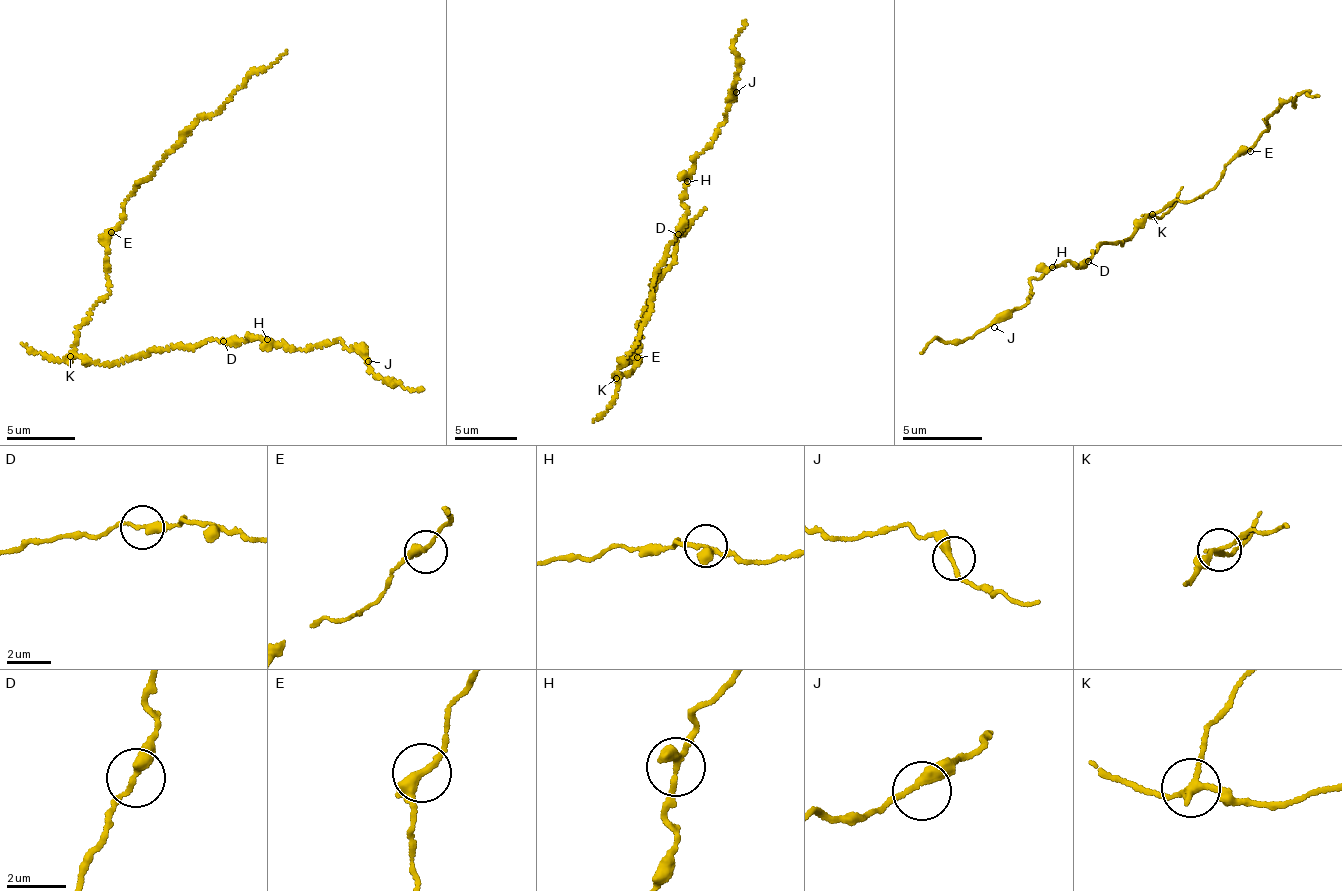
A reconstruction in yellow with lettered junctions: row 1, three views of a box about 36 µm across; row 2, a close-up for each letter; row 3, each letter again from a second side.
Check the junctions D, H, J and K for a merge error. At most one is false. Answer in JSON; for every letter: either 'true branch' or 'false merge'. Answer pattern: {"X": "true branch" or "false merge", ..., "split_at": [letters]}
{"D": "true branch", "H": "true branch", "J": "true branch", "K": "false merge", "split_at": ["K"]}

